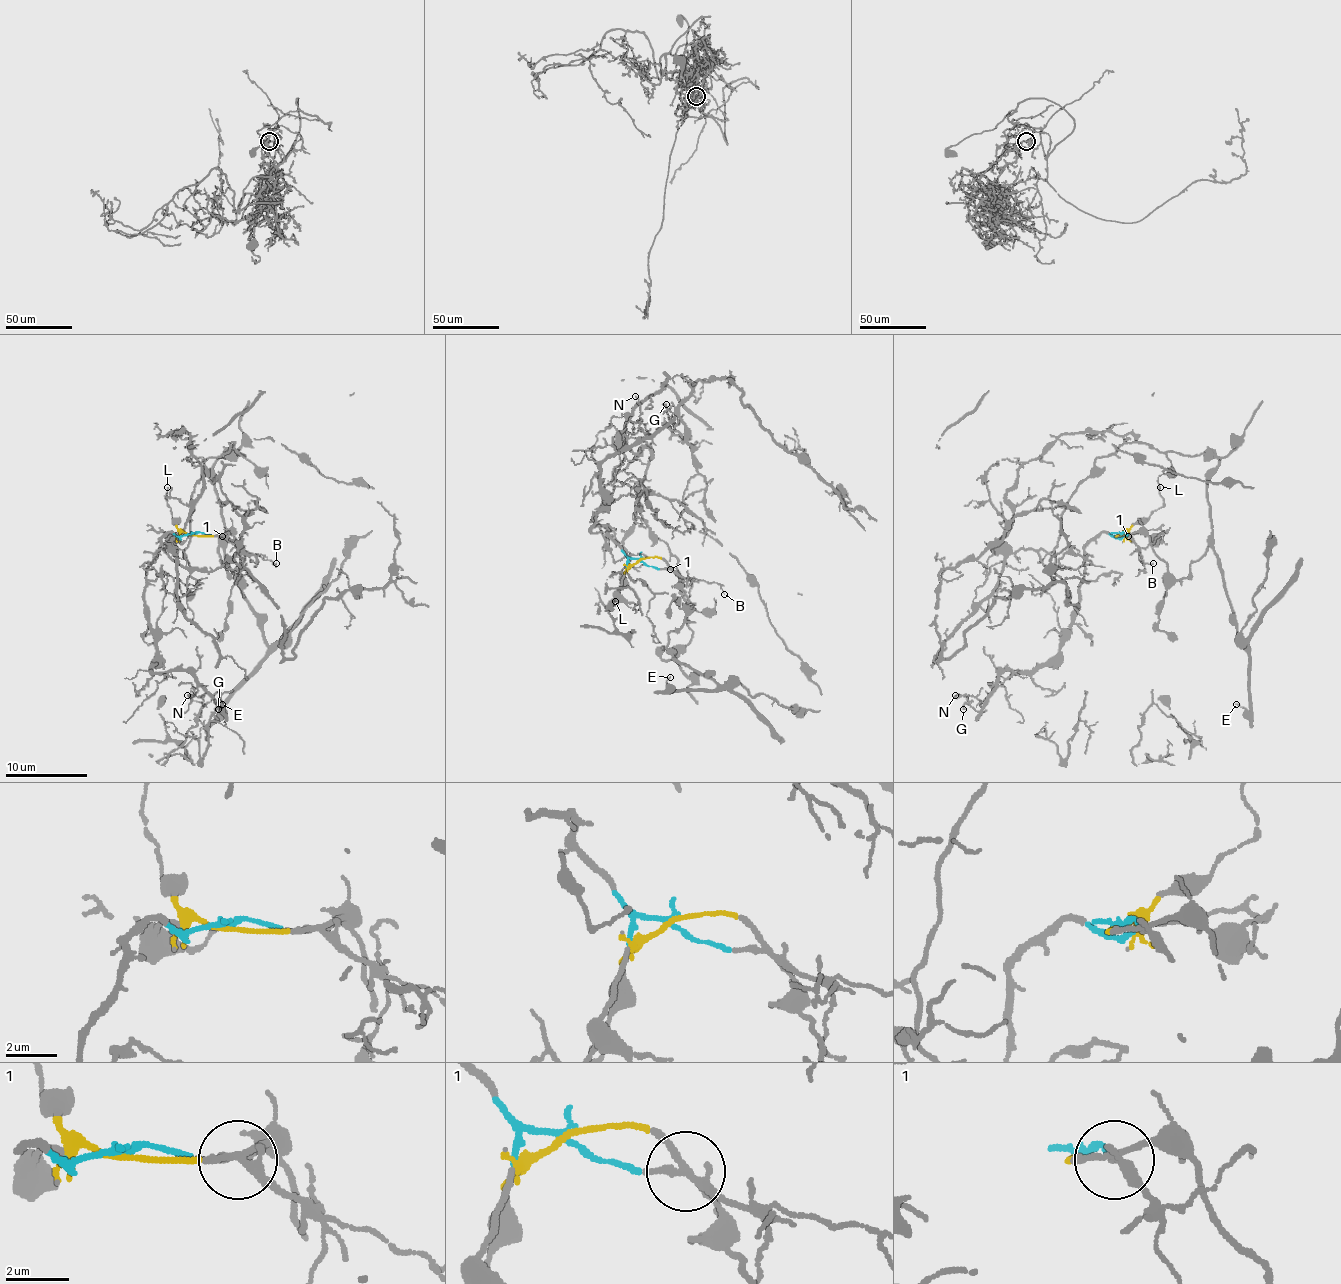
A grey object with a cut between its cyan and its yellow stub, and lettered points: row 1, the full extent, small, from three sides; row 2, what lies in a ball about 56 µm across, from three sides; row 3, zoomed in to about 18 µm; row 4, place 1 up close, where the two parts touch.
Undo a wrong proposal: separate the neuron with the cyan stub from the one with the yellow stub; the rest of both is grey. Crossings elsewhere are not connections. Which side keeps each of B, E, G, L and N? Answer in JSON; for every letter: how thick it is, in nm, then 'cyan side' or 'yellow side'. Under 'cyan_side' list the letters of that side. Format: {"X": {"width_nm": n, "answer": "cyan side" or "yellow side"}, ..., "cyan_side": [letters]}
{"B": {"width_nm": 110, "answer": "cyan side"}, "E": {"width_nm": 80, "answer": "yellow side"}, "G": {"width_nm": 170, "answer": "cyan side"}, "L": {"width_nm": 100, "answer": "yellow side"}, "N": {"width_nm": 120, "answer": "cyan side"}, "cyan_side": ["B", "G", "N"]}

